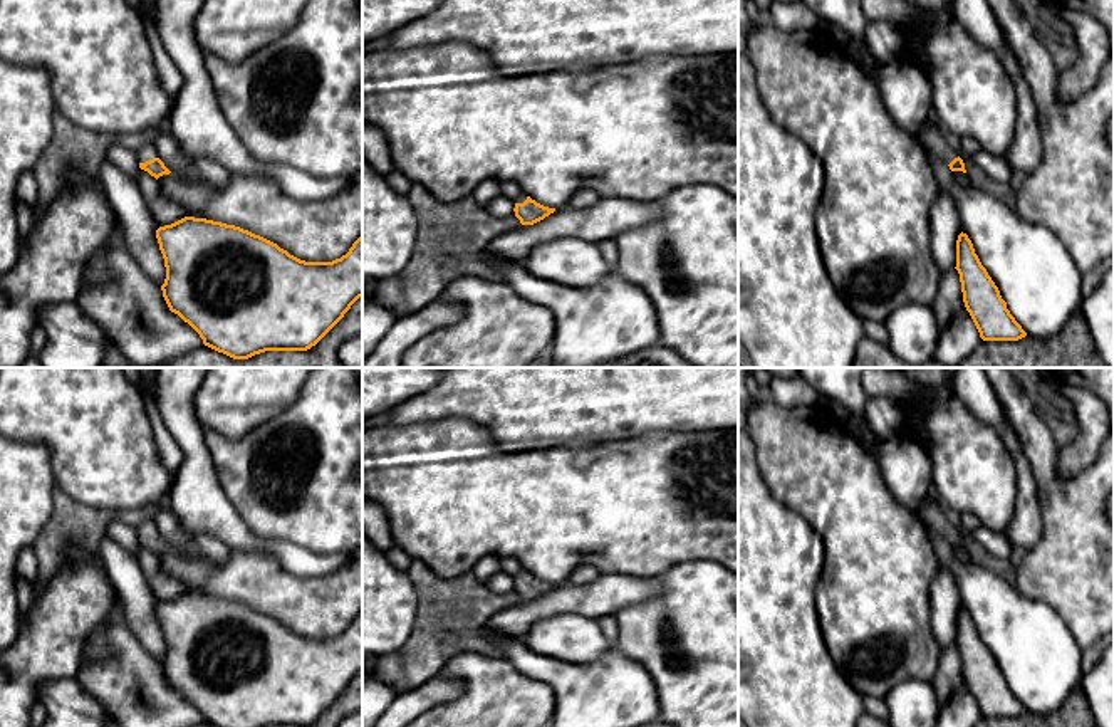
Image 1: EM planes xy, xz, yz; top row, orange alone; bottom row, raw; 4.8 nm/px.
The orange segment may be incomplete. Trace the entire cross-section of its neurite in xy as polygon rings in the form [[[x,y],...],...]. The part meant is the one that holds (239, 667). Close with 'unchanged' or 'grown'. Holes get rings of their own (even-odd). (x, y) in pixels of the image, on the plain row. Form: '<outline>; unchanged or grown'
[[[185,593],[171,601],[159,603],[156,615],[166,643],[166,655],[161,667],[169,687],[188,698],[200,710],[203,720],[215,727],[307,727],[344,693],[359,673],[362,673],[362,611],[352,620],[346,631],[332,638],[305,638],[248,606],[195,593]]]; unchanged

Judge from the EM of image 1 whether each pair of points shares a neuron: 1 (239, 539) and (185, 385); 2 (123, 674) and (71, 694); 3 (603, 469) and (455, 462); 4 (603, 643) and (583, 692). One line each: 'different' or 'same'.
1: same
2: different
3: same
4: different

